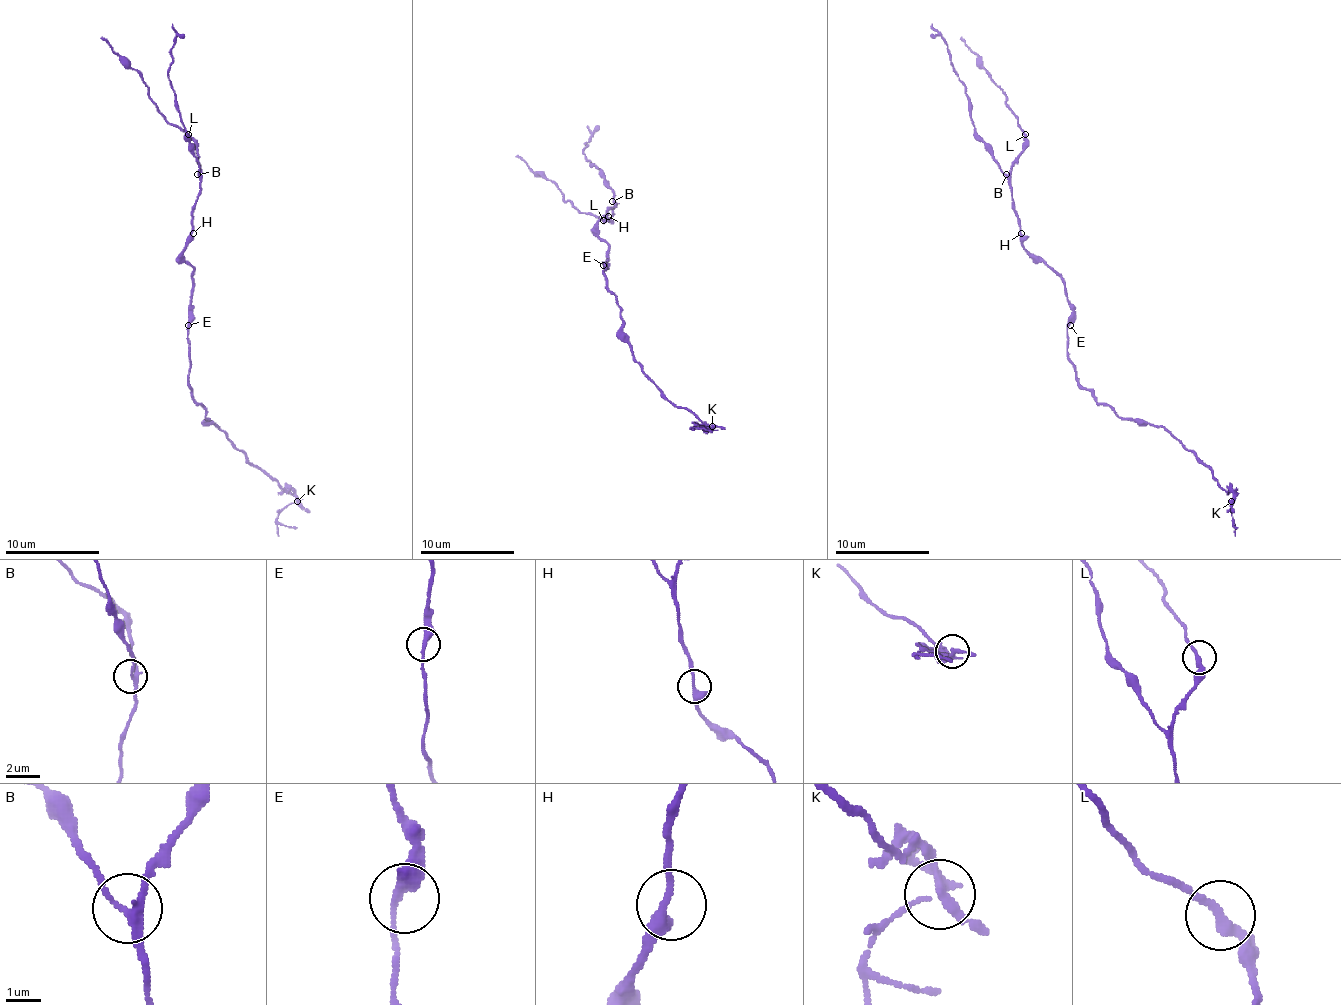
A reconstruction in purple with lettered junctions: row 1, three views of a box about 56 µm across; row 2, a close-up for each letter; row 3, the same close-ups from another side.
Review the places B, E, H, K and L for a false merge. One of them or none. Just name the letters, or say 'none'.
K

